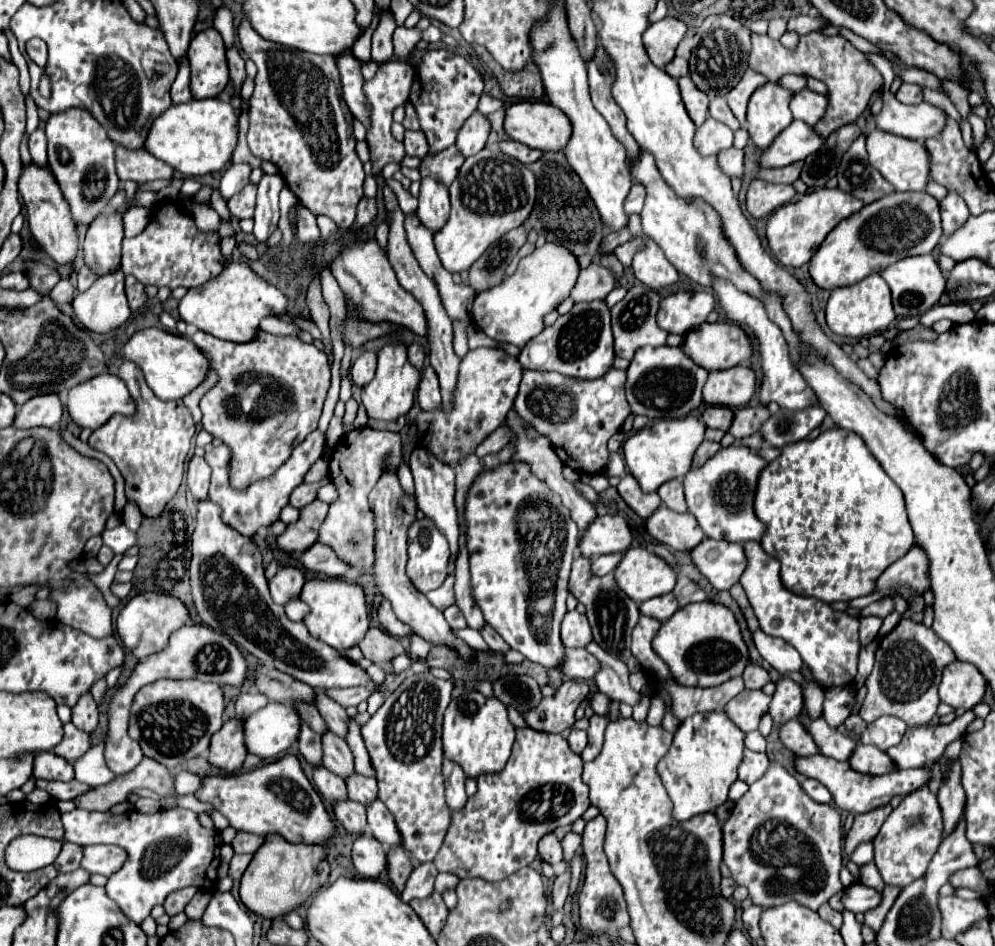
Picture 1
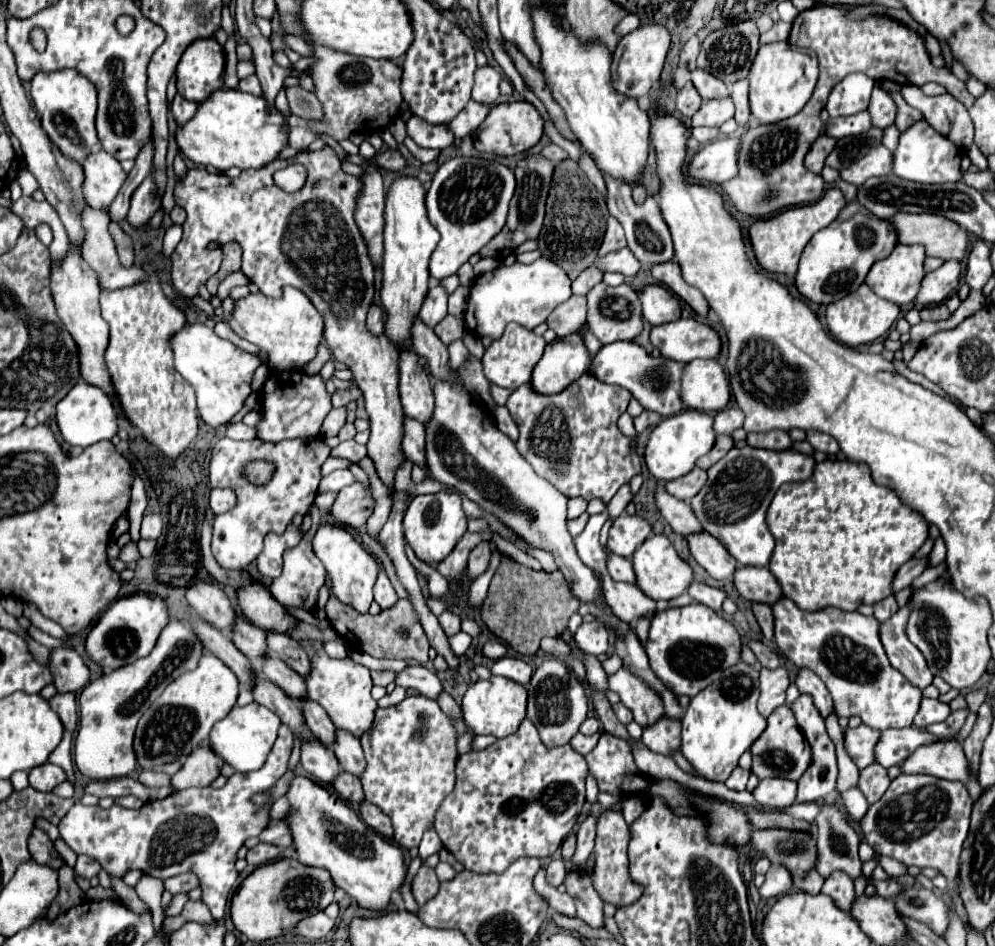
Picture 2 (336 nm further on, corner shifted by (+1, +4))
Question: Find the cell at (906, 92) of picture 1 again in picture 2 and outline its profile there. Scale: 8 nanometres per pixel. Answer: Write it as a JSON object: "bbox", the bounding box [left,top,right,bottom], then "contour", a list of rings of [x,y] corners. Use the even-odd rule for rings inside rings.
{"bbox":[867,87,895,129],"contour":[[[879,87],[873,89],[871,93],[871,103],[867,107],[869,115],[871,115],[871,125],[885,129],[895,121],[895,103],[893,99]]]}

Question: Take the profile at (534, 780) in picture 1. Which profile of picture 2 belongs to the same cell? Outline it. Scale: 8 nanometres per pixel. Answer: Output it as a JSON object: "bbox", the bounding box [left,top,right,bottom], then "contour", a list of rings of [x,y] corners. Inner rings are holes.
{"bbox":[435,719,587,873],"contour":[[[523,719],[515,735],[503,737],[493,745],[471,751],[457,761],[457,783],[451,795],[439,805],[435,815],[435,831],[459,863],[469,871],[499,873],[507,869],[519,857],[551,857],[571,833],[577,815],[585,803],[585,777],[587,763],[583,755],[571,749],[571,745],[545,747],[539,739],[535,725]]]}

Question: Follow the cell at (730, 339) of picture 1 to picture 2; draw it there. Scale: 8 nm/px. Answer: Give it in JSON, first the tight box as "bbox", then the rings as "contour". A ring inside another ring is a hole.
{"bbox":[651,319,719,363],"contour":[[[677,319],[651,329],[651,343],[665,359],[689,363],[693,359],[717,359],[719,335],[697,319]]]}

